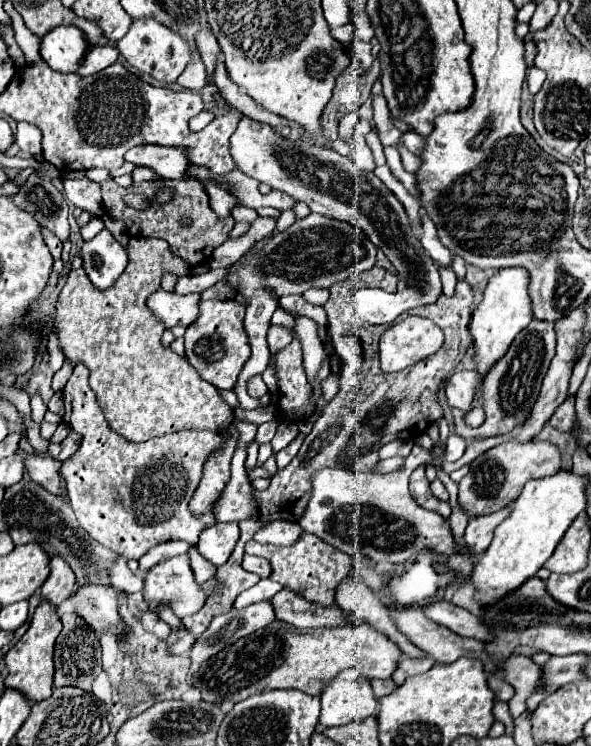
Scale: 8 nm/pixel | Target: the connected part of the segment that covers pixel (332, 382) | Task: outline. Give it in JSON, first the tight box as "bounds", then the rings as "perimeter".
{"bounds":[321,371,339,402],"perimeter":[[[330,371],[329,376],[321,383],[321,388],[326,388],[325,400],[330,402],[339,391],[339,377]]]}

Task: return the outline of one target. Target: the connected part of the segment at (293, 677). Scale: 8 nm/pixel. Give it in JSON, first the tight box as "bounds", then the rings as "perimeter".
{"bounds":[192,620,402,704],"perimeter":[[[274,620],[270,626],[234,642],[204,662],[192,682],[202,692],[202,700],[214,704],[224,700],[242,702],[252,694],[276,688],[296,688],[310,696],[318,696],[330,678],[336,678],[348,668],[356,668],[368,680],[390,678],[400,658],[402,650],[370,624],[298,630],[282,620]]]}

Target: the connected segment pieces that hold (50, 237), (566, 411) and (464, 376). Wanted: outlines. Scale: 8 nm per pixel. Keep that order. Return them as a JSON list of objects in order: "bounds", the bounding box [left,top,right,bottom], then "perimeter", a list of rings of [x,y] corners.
[{"bounds":[40,226,63,260],"perimeter":[[[40,226],[42,228],[42,235],[44,236],[44,241],[46,242],[49,250],[55,260],[61,258],[63,244],[62,242],[49,230]]]},{"bounds":[550,396,574,430],"perimeter":[[[568,396],[562,406],[558,406],[558,410],[552,414],[550,424],[558,430],[572,430],[574,424],[574,396]]]},{"bounds":[444,370,478,412],"perimeter":[[[476,370],[454,372],[448,378],[444,392],[450,406],[468,412],[474,406],[474,394],[478,392],[478,372]]]}]

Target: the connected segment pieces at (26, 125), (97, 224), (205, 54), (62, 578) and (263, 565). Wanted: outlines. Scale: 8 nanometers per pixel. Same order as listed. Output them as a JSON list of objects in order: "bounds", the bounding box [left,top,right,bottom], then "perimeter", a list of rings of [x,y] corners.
[{"bounds":[16,122,42,156],"perimeter":[[[18,122],[18,128],[16,128],[16,144],[22,152],[28,152],[32,156],[40,156],[42,154],[42,148],[40,148],[40,130],[38,126],[30,124],[30,122]]]},{"bounds":[82,218,104,240],"perimeter":[[[92,218],[92,220],[82,228],[82,238],[84,238],[84,240],[94,238],[102,228],[104,228],[104,222],[102,222],[100,218]]]},{"bounds":[198,30,220,82],"perimeter":[[[202,30],[198,34],[198,46],[200,46],[200,52],[202,52],[202,60],[208,66],[208,82],[212,82],[214,64],[216,64],[216,56],[220,52],[220,46],[218,46],[216,38],[210,34],[210,30]]]},{"bounds":[42,556,76,606],"perimeter":[[[50,556],[50,576],[42,584],[42,598],[52,602],[54,606],[60,606],[76,588],[76,576],[70,570],[70,564],[60,556]]]},{"bounds":[242,554,270,578],"perimeter":[[[244,554],[242,568],[244,568],[244,570],[248,570],[248,572],[258,574],[260,578],[268,578],[268,576],[270,576],[270,562],[268,562],[266,558],[260,558],[260,556]]]}]

